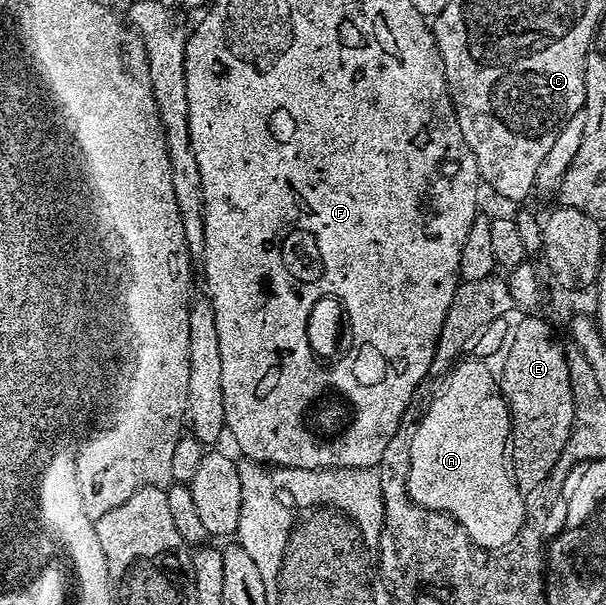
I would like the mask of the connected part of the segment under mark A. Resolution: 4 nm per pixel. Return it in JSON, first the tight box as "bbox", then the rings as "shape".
{"bbox":[408,360,526,546],"shape":[[[470,360],[461,361],[453,367],[444,390],[433,403],[427,405],[425,415],[408,442],[413,491],[414,496],[425,504],[458,512],[464,522],[464,530],[472,534],[476,542],[504,546],[514,536],[526,509],[526,504],[518,504],[518,496],[514,496],[514,488],[510,488],[506,472],[502,472],[502,456],[508,451],[510,439],[510,409],[495,371],[493,374],[485,361]]]}

